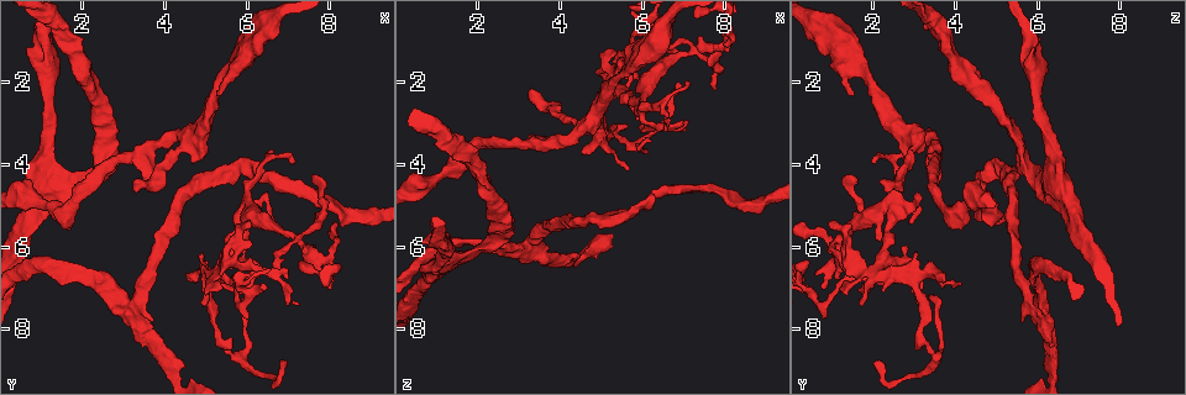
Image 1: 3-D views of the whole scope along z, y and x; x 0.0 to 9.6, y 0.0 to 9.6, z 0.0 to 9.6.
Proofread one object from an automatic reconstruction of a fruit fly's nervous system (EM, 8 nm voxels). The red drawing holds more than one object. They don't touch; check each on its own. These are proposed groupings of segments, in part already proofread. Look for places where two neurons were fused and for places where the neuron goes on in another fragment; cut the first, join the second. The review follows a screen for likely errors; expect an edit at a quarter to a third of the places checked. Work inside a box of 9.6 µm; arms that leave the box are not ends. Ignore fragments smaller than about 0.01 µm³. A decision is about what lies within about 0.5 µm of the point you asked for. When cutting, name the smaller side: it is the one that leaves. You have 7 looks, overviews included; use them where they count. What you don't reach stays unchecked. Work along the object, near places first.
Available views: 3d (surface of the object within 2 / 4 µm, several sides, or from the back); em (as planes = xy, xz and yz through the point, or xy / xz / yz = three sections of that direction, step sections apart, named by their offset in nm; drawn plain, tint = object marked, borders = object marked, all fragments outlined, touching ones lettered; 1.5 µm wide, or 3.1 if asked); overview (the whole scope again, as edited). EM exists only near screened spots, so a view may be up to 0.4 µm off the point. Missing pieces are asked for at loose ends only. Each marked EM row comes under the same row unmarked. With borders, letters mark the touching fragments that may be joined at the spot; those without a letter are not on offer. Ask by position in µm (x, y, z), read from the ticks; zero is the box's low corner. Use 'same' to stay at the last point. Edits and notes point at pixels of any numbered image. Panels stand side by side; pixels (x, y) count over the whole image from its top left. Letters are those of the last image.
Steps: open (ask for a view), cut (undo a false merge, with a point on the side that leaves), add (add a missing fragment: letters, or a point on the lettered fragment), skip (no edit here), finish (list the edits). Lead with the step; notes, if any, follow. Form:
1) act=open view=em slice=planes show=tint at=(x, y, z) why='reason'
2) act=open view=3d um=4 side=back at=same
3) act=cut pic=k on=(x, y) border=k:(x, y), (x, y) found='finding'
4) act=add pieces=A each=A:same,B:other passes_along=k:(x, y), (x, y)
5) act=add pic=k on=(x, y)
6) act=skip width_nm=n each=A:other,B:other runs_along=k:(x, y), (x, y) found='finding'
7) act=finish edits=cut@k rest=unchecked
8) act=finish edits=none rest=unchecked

act=open view=3d um=4 side=back at=(4.80, 3.35, 3.05) why='branch point'

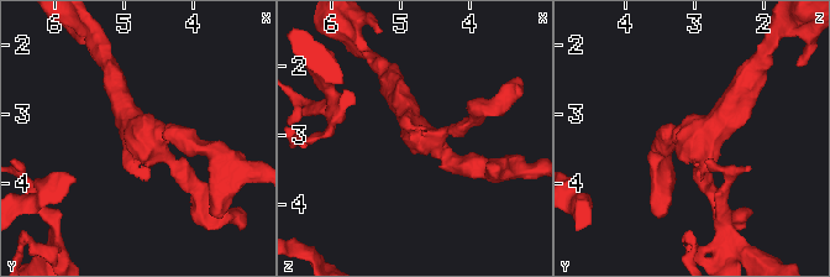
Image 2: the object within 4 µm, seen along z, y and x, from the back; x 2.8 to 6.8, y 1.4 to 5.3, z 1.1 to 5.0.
act=open view=em slice=yz step=4 show=borders at=(4.70, 3.35, 3.00) why='shape alone is not enough'

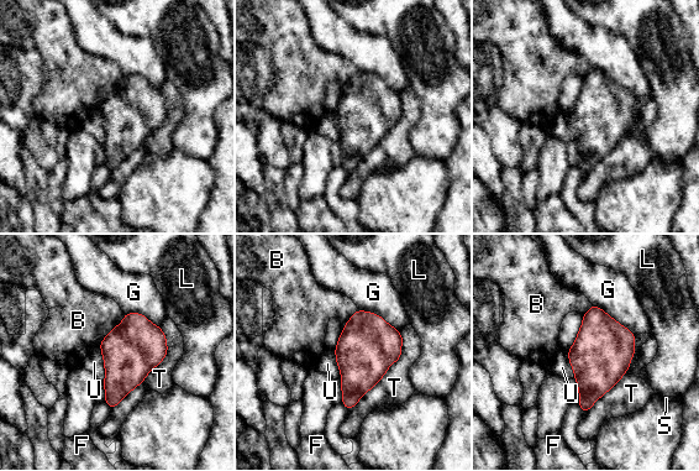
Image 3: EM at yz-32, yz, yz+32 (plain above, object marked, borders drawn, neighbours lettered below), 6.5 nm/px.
act=skip longest_contact=T:650nm each=B:other,F:other,G:other,L:other,S:other,T:other,U:other border=3:(99, 345), (104, 366), (104, 382) found='continuous, no second neuron'

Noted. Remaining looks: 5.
act=open view=em slice=planes show=borders at=(7.20, 3.95, 2.00) why='tapers out'

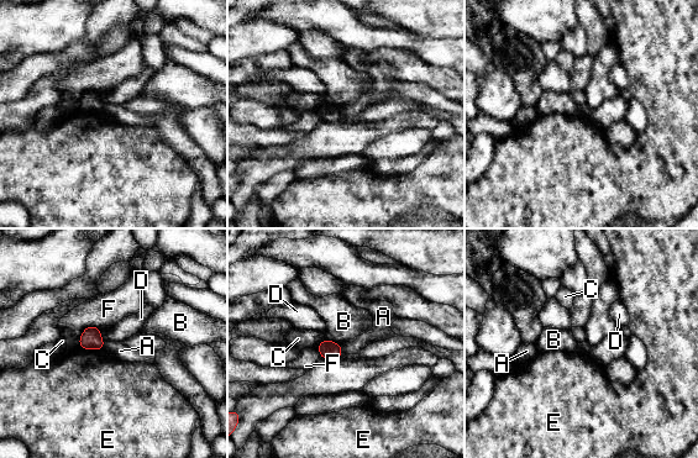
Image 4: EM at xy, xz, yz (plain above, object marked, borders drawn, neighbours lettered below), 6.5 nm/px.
act=skip each=A:other,B:other,C:other,D:other,E:other,F:other border=4:(105, 342), (101, 348) found='none of them fits'

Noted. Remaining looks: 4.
act=open view=em slice=xy step=8 show=borders at=(6.70, 5.50, 2.90) why='tapers out'

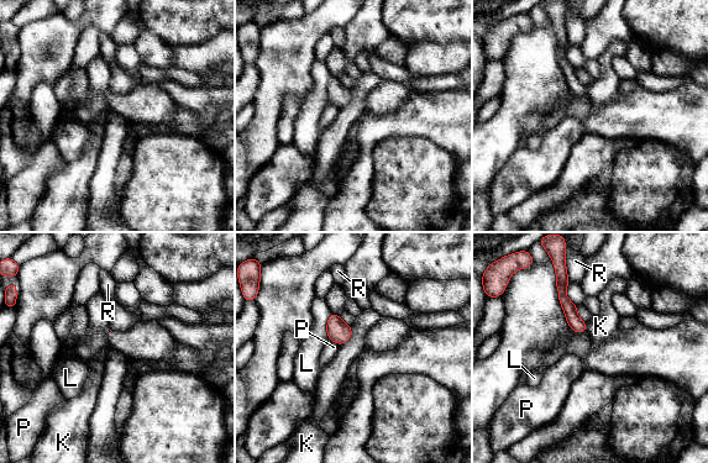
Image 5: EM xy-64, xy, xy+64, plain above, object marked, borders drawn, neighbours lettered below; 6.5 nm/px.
act=skip longest_contact=L:180nm each=K:other,L:other,P:other,R:other found='none of them fits'

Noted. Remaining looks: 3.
act=finish edits=none rest=unchecked

